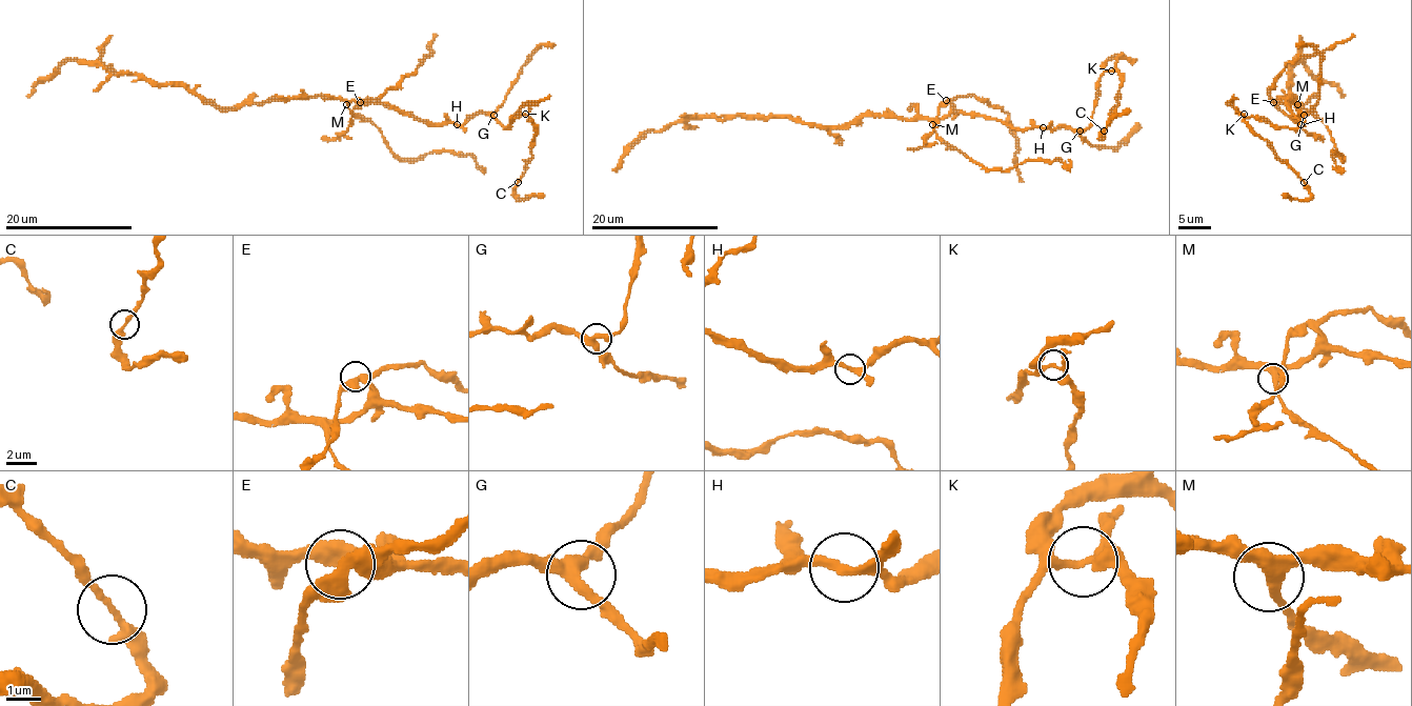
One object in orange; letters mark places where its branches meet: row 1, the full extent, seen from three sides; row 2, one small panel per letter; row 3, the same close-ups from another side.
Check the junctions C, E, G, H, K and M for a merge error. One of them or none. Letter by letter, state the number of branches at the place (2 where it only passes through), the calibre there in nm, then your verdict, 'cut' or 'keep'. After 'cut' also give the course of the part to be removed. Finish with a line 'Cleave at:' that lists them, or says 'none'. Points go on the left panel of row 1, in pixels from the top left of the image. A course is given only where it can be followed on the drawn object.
C: branches 3; calibre 180 nm; keep
E: branches 3; calibre 280 nm; keep
G: branches 3; calibre 380 nm; keep
H: branches 3; calibre 240 nm; keep
K: branches 3; calibre 190 nm; cut; course (525, 114), (535, 136), (531, 158), (518, 182), (516, 192), (521, 200), (544, 195)
M: branches 3; calibre 300 nm; keep
Cleave at: K

